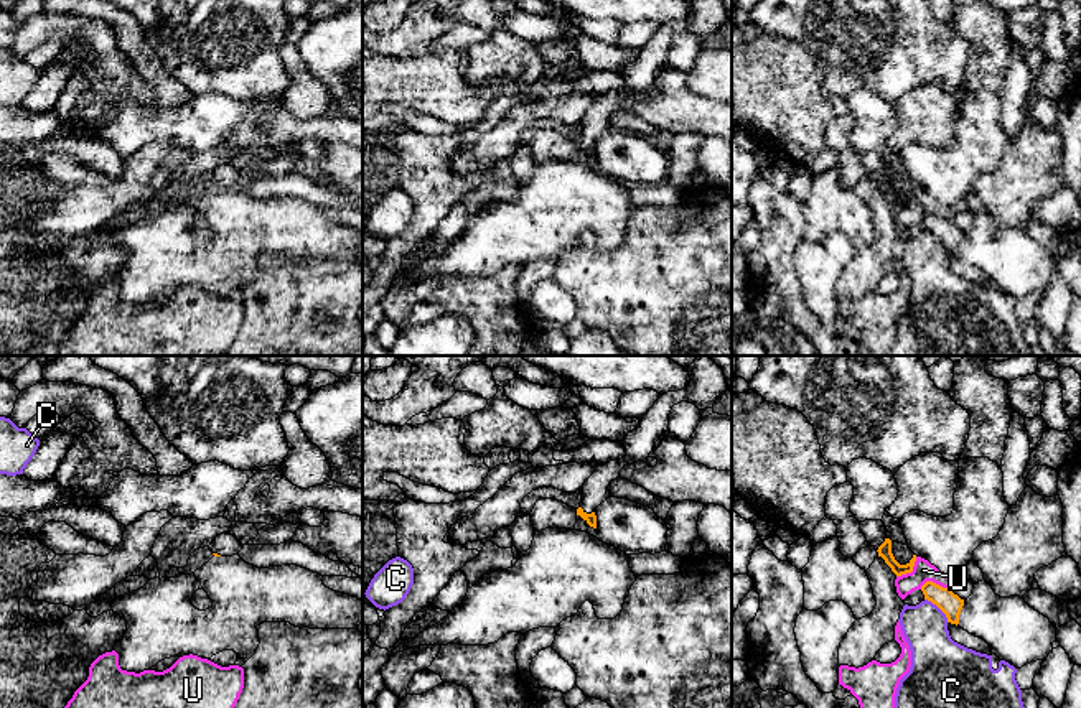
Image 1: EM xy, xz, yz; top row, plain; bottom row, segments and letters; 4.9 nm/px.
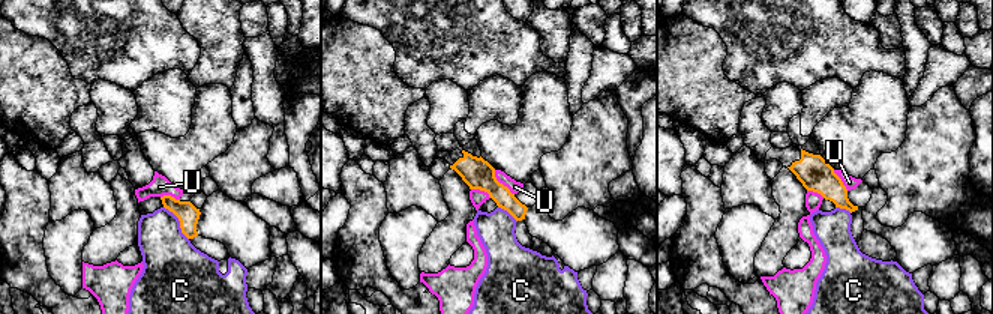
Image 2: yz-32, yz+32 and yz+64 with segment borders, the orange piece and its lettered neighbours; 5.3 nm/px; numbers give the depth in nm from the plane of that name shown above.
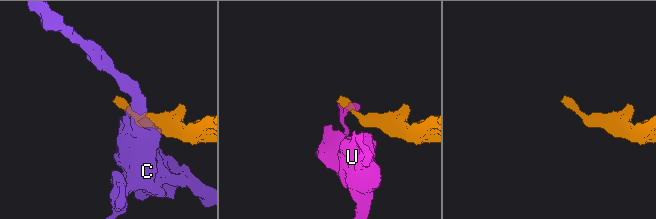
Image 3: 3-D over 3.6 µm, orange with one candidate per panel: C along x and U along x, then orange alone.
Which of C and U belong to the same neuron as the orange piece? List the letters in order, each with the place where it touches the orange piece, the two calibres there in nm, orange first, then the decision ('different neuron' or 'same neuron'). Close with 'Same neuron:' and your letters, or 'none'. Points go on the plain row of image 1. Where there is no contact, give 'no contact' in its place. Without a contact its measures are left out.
C: yz (938, 237) | 110/240 nm | different neuron
U: yz (935, 214) | 110/100 nm | different neuron
Same neuron: none

